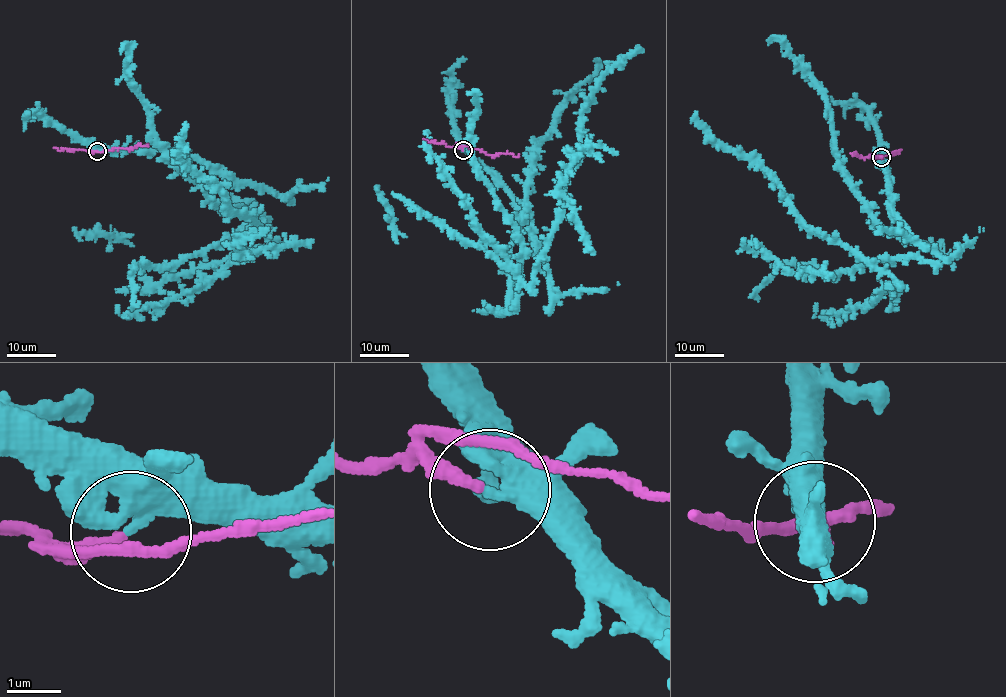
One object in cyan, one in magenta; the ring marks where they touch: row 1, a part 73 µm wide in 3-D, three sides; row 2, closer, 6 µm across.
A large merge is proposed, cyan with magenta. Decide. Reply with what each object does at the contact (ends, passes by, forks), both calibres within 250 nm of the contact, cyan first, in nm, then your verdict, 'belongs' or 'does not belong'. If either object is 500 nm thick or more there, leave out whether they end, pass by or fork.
cyan ends; magenta ends; calibres 420 and 240 nm; does not belong

